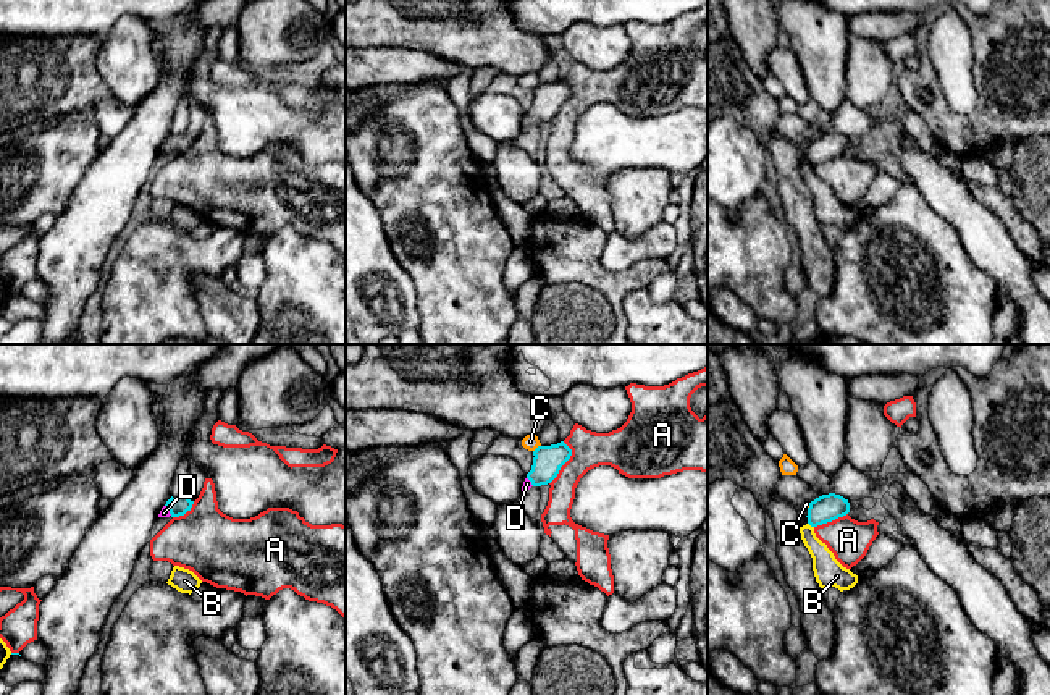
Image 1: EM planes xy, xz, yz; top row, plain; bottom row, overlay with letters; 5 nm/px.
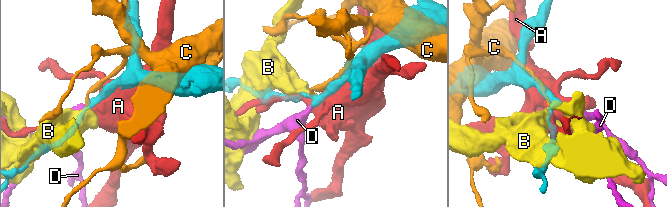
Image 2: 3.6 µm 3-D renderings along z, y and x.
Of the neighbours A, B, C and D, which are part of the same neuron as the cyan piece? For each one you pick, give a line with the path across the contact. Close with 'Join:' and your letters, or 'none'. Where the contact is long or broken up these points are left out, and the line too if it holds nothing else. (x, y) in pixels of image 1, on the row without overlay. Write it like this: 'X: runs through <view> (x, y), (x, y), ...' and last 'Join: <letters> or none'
D: runs through xy (178, 144), (167, 146), (163, 151)
Join: D

